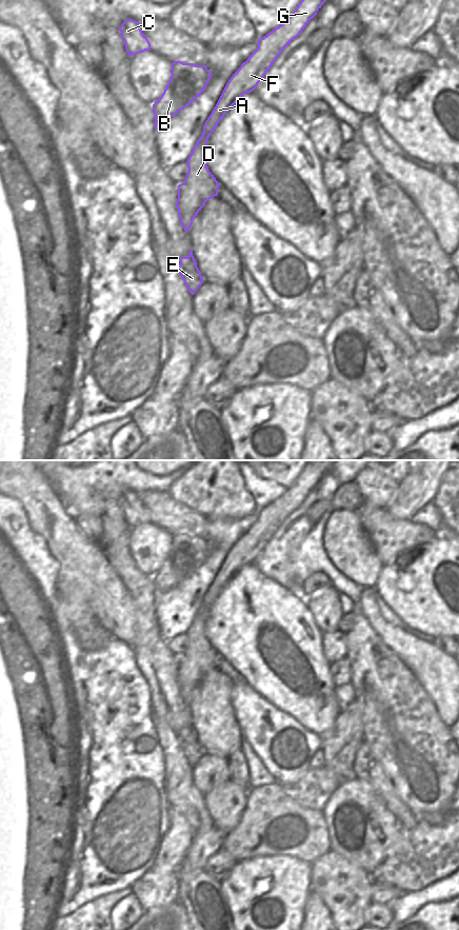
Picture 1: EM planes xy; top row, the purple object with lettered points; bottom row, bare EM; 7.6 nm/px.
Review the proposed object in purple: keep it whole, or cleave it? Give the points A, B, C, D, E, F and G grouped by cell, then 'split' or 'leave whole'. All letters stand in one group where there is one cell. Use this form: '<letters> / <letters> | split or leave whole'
A D E F G / B C | split

